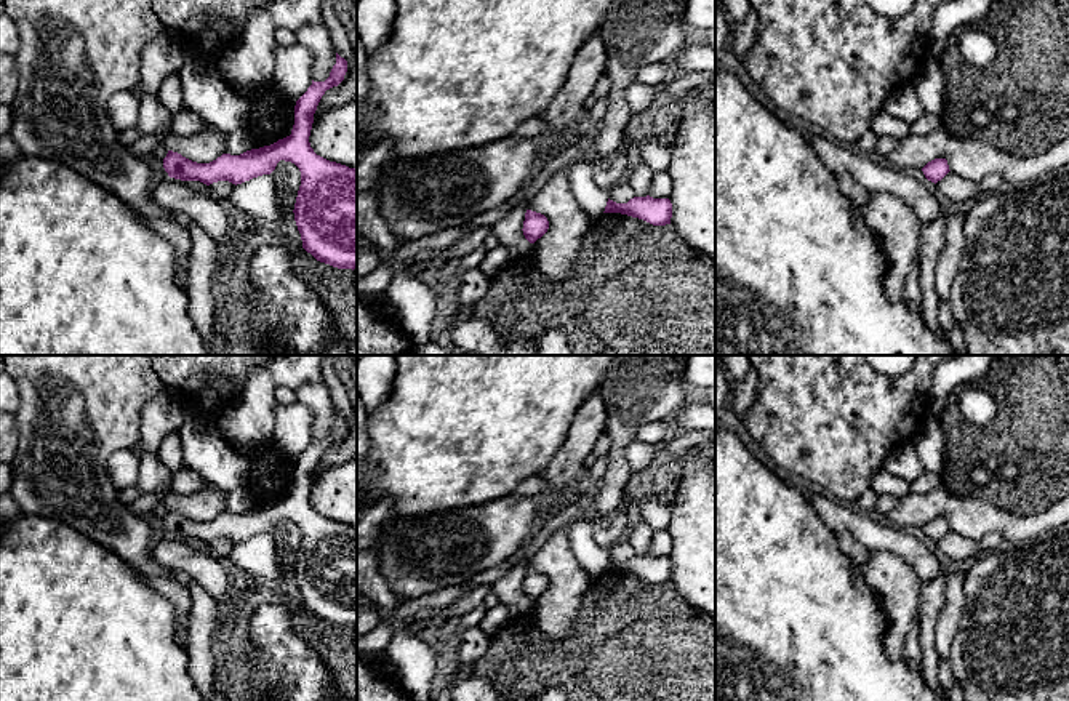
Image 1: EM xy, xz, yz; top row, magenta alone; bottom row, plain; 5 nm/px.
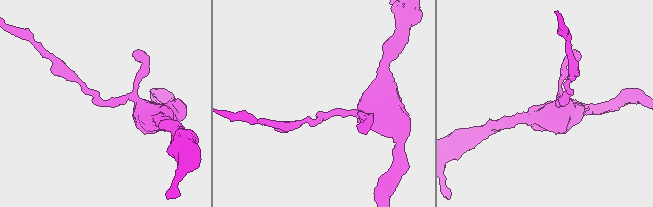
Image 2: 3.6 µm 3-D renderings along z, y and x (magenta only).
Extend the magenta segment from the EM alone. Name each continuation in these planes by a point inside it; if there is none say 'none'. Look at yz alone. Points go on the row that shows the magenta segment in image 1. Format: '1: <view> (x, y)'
none

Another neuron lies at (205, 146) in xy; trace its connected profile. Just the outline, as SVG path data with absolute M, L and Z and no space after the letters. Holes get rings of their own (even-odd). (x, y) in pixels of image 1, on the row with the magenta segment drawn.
M206 130L192 136L170 133L166 147L192 162L210 163L227 154L227 134L219 130Z

